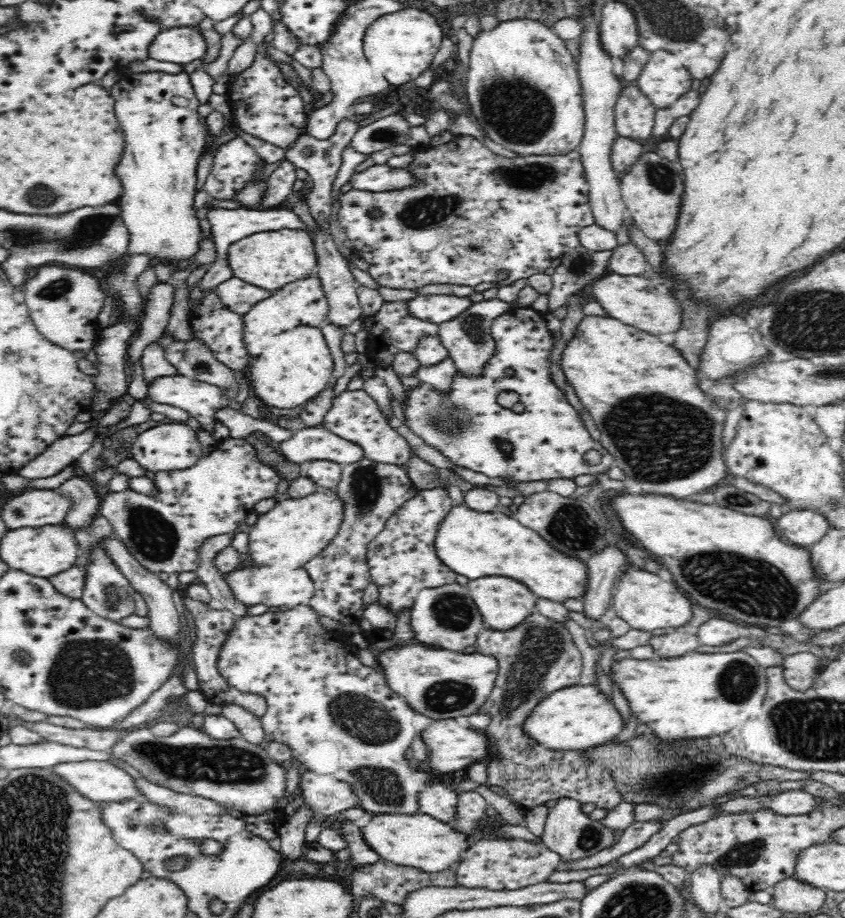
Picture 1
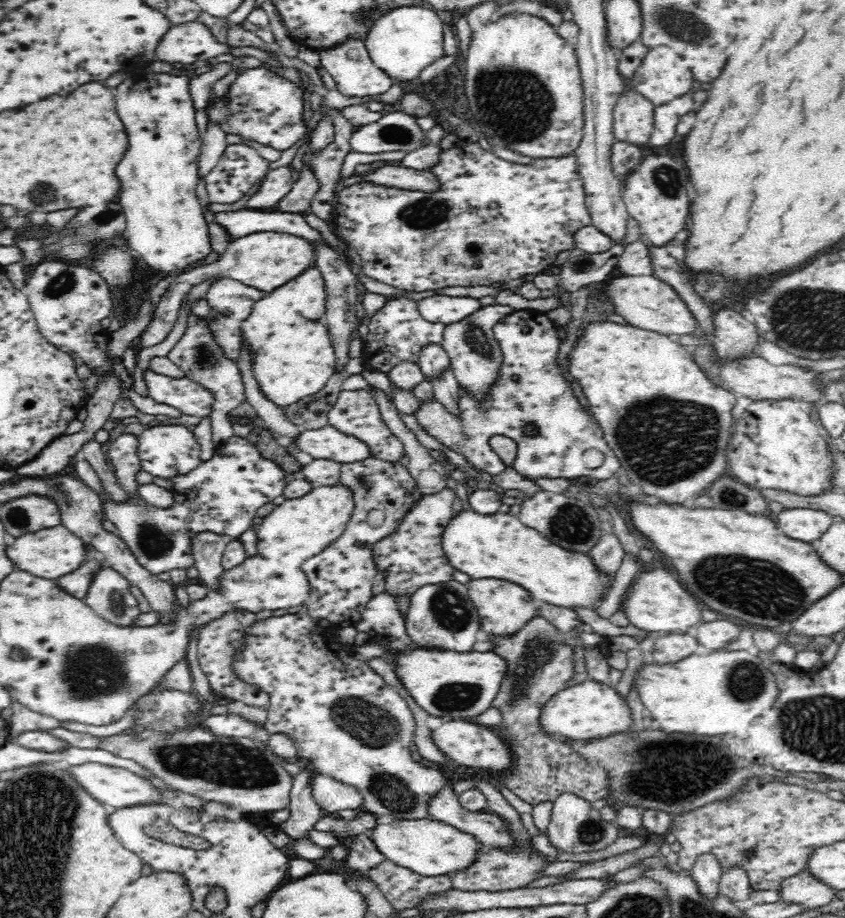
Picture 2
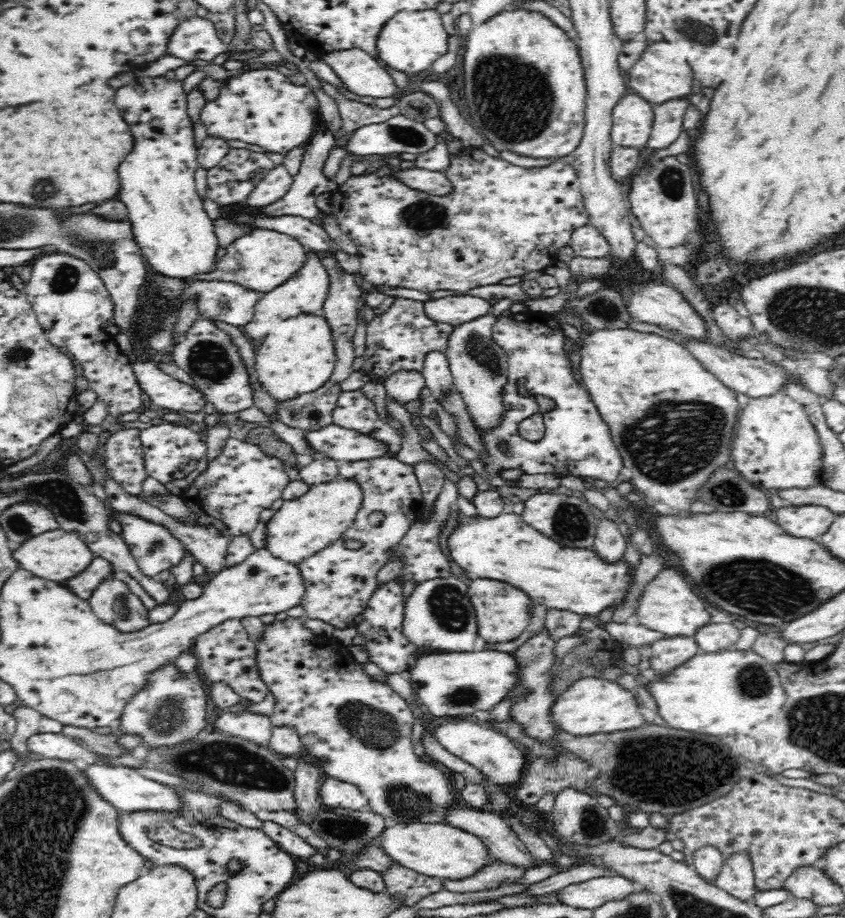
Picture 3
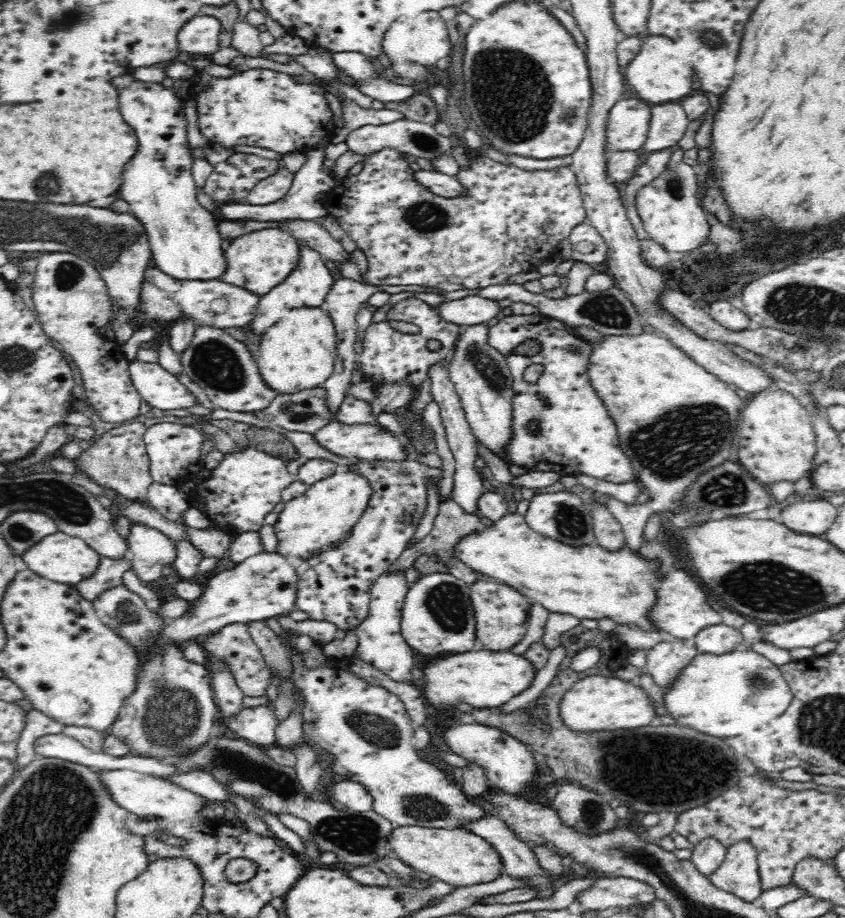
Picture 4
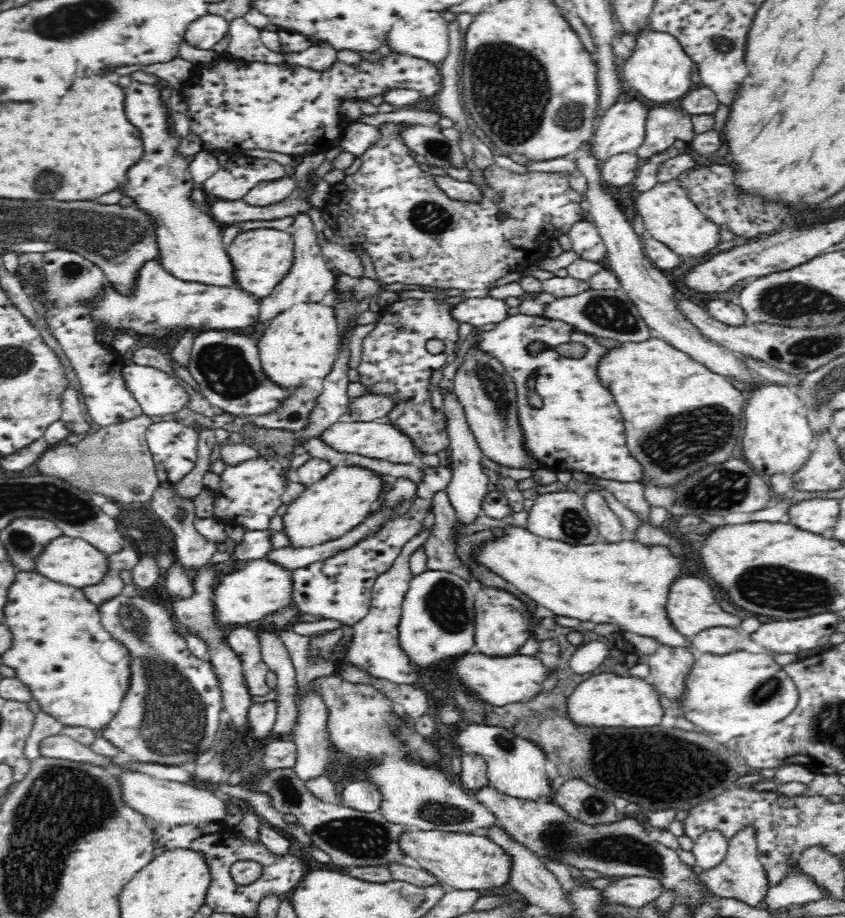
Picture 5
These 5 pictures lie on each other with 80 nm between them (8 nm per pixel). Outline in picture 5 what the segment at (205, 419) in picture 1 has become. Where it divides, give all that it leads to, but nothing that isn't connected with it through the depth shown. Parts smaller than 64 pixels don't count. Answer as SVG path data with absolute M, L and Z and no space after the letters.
M123 359L121 374L141 412L148 416L174 414L189 402L188 393L176 381L174 374L166 374L151 366L140 366L126 359Z

